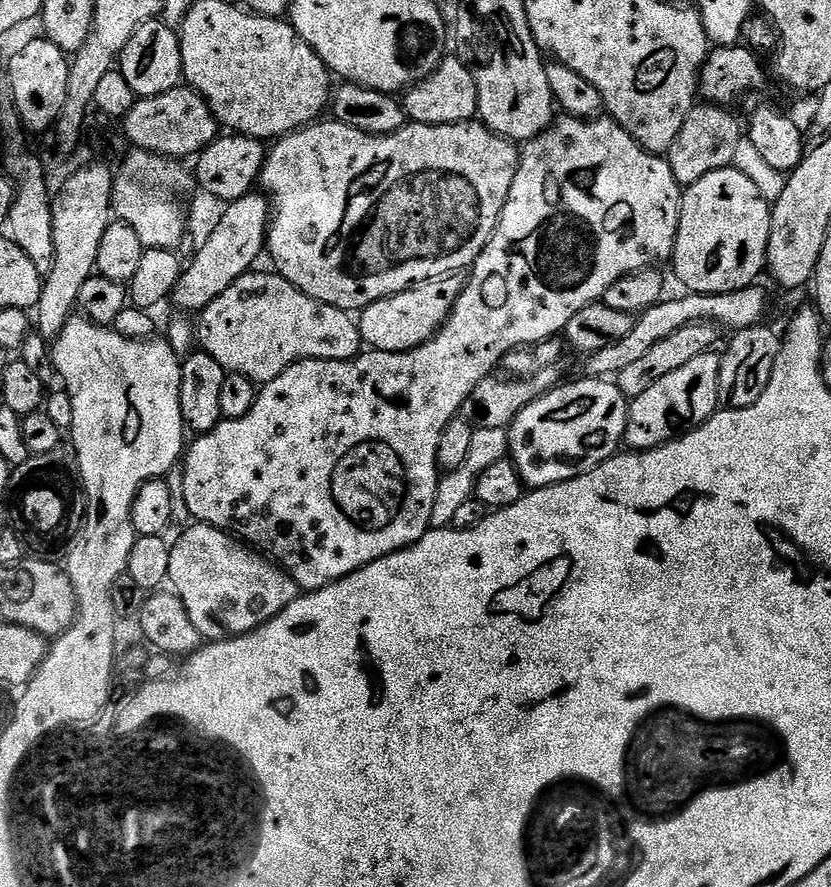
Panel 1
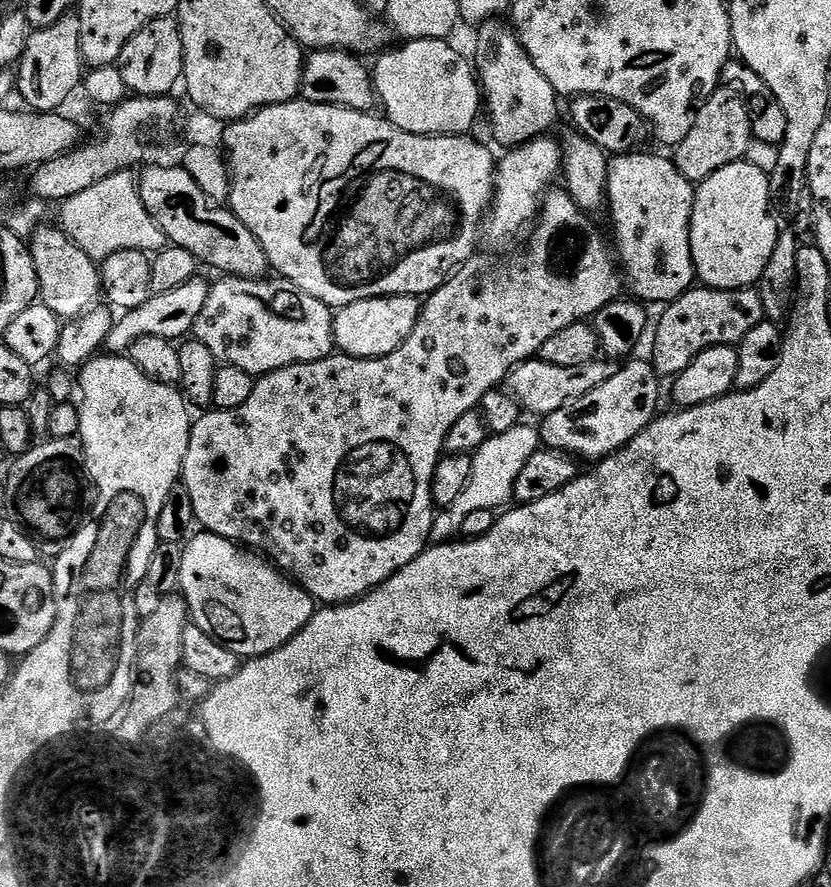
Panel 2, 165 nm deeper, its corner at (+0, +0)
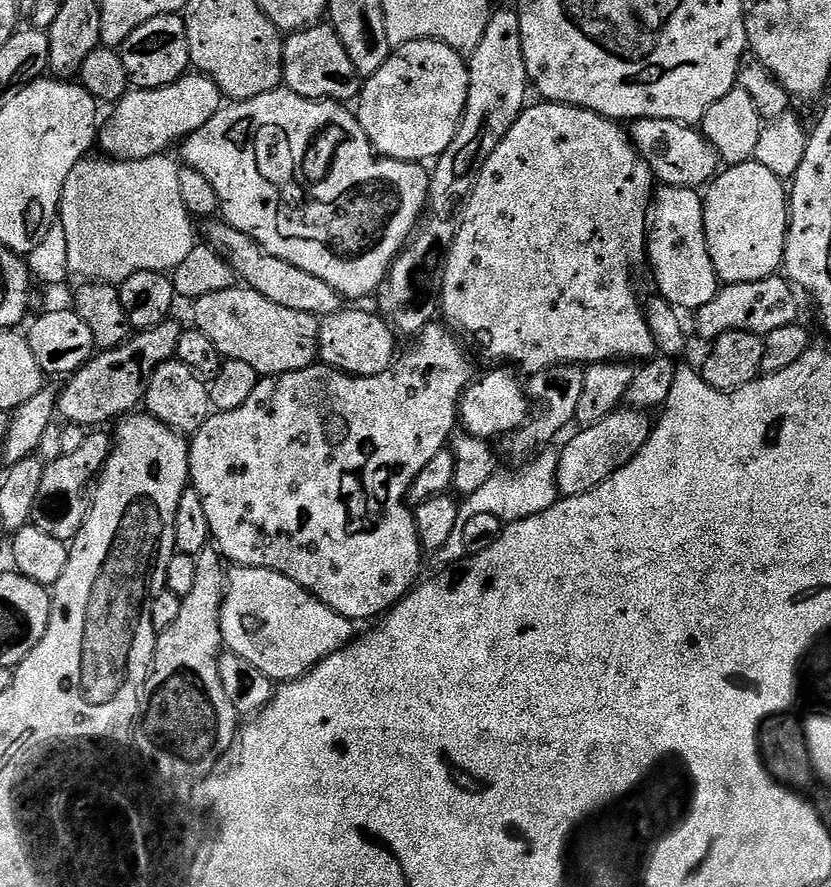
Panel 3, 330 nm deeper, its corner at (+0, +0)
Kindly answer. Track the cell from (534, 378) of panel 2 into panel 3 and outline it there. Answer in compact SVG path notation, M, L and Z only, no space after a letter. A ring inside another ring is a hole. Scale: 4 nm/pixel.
M496 366L493 372L488 372L485 376L477 375L465 388L460 399L459 427L470 435L489 442L495 441L495 436L504 438L517 432L530 415L530 401L526 384L523 379L519 380L519 378L521 379L508 366Z

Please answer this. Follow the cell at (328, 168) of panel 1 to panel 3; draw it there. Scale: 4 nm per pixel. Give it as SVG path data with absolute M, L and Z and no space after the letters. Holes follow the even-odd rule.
M284 86L277 88L275 92L267 92L249 100L225 103L218 110L218 114L214 114L214 118L210 118L210 122L202 126L202 130L194 130L194 134L183 140L183 163L198 170L198 174L202 174L202 178L206 178L210 186L214 186L214 194L220 203L218 212L225 224L249 236L271 256L290 262L290 266L298 266L298 270L306 270L306 274L314 274L314 278L322 278L322 282L329 284L341 297L348 299L349 296L352 299L349 301L360 302L363 296L368 296L371 292L372 295L379 293L380 285L387 280L392 263L396 261L396 255L404 249L409 236L416 231L428 202L430 172L429 169L424 169L427 167L423 163L391 160L379 155L355 115L344 108L347 107L335 100L307 100L305 96L289 92Z

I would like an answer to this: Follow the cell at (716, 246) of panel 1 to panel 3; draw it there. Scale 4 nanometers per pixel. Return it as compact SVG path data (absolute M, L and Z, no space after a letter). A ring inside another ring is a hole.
M753 158L744 164L725 167L707 185L703 197L706 246L710 250L710 262L714 266L716 277L724 284L741 284L742 282L758 282L767 276L777 275L784 262L784 243L788 237L790 196L786 191L785 181L770 174L766 166L762 166Z

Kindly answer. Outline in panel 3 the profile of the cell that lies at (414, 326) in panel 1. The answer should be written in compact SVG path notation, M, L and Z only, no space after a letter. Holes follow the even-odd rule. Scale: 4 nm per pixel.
M360 306L348 307L320 320L319 359L328 367L337 368L339 372L346 372L349 376L382 374L398 356L396 340L392 337L393 329L375 311L363 312Z

